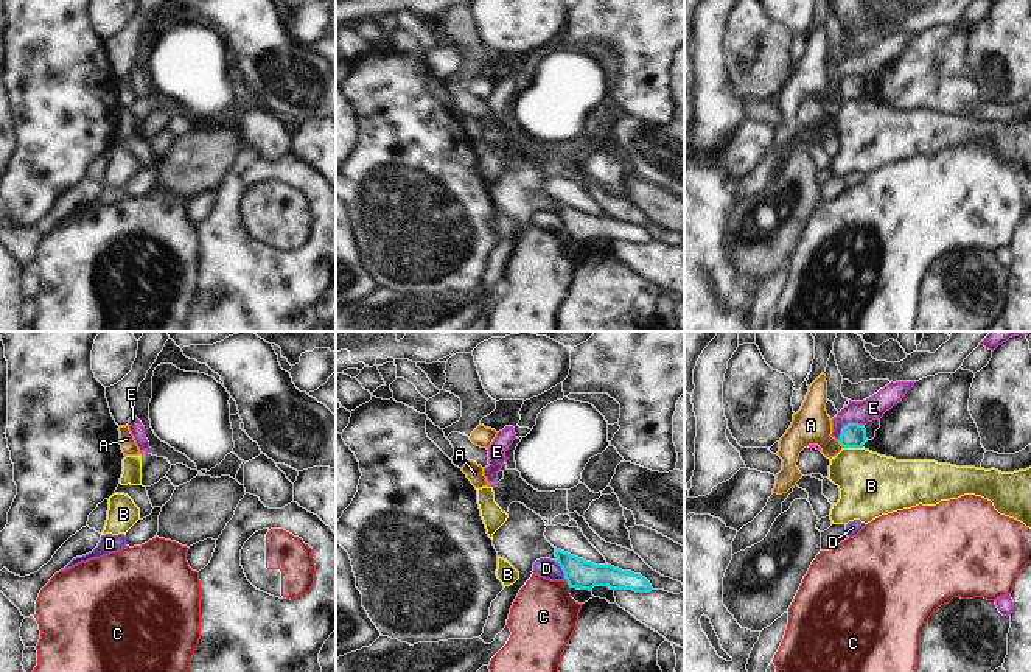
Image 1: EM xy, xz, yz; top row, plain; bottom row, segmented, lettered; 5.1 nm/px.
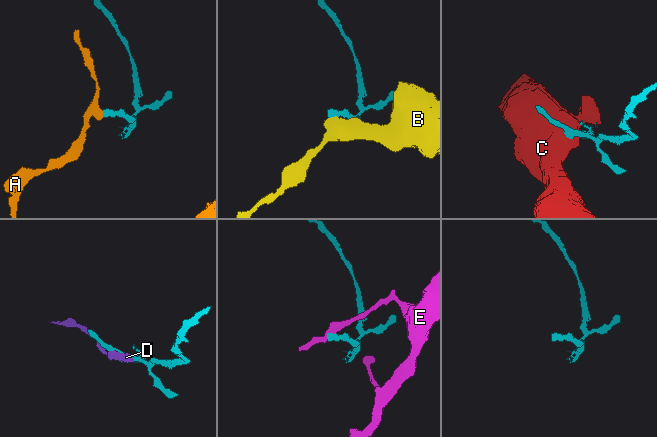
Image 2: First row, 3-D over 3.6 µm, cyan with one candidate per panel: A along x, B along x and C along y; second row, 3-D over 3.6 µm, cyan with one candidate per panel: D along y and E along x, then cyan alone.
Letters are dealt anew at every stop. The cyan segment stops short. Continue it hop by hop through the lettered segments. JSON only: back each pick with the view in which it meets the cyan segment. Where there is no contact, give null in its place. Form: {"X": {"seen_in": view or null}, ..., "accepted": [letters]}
{"accepted": []}

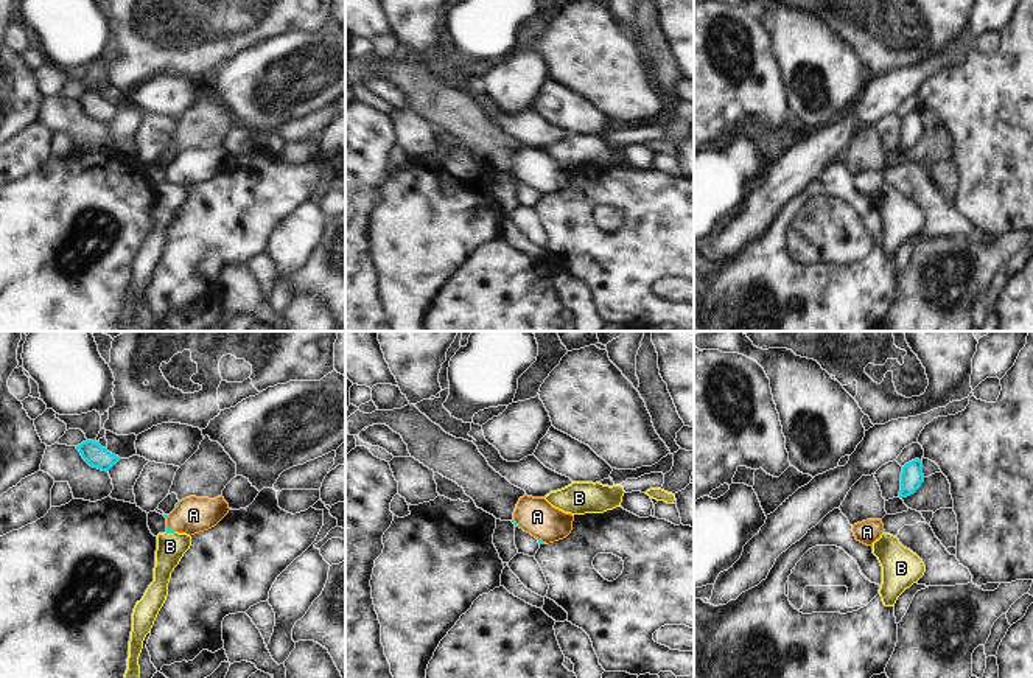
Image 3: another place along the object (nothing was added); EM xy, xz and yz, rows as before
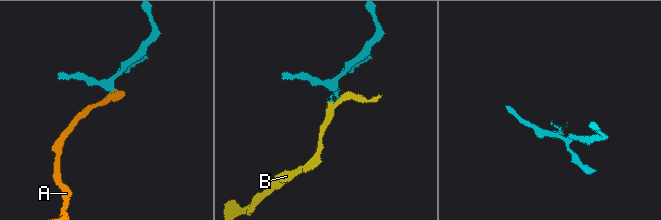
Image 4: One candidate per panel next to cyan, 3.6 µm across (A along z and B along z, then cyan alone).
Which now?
{"A": {"seen_in": "xy"}, "accepted": ["A"]}

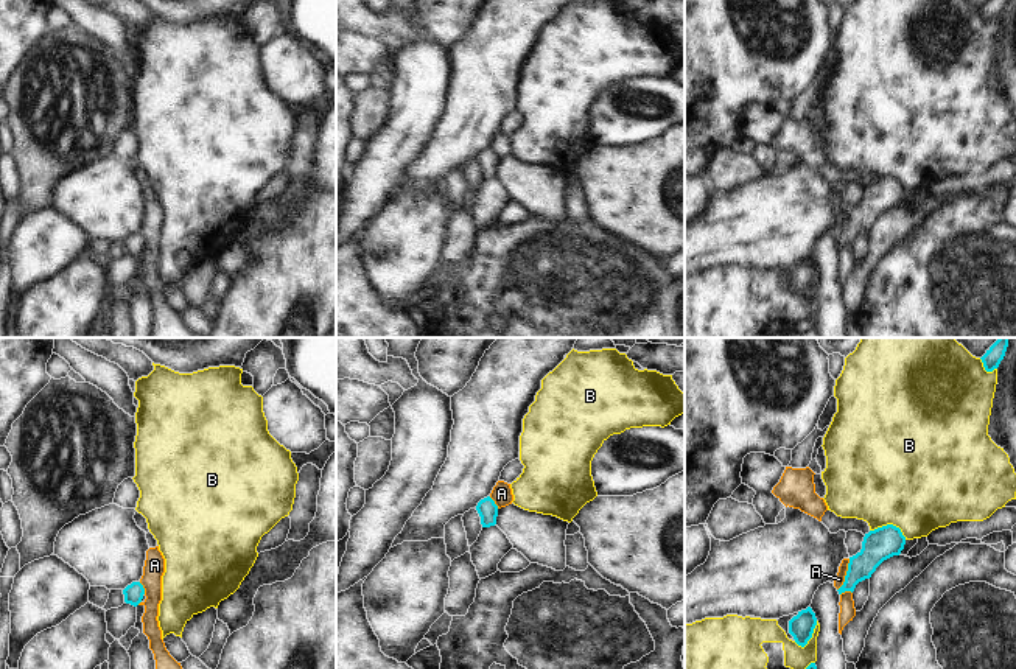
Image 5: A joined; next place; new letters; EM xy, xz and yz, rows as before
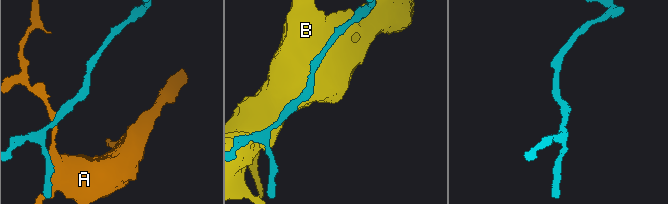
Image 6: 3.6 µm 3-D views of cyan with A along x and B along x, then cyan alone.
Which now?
{"accepted": []}

